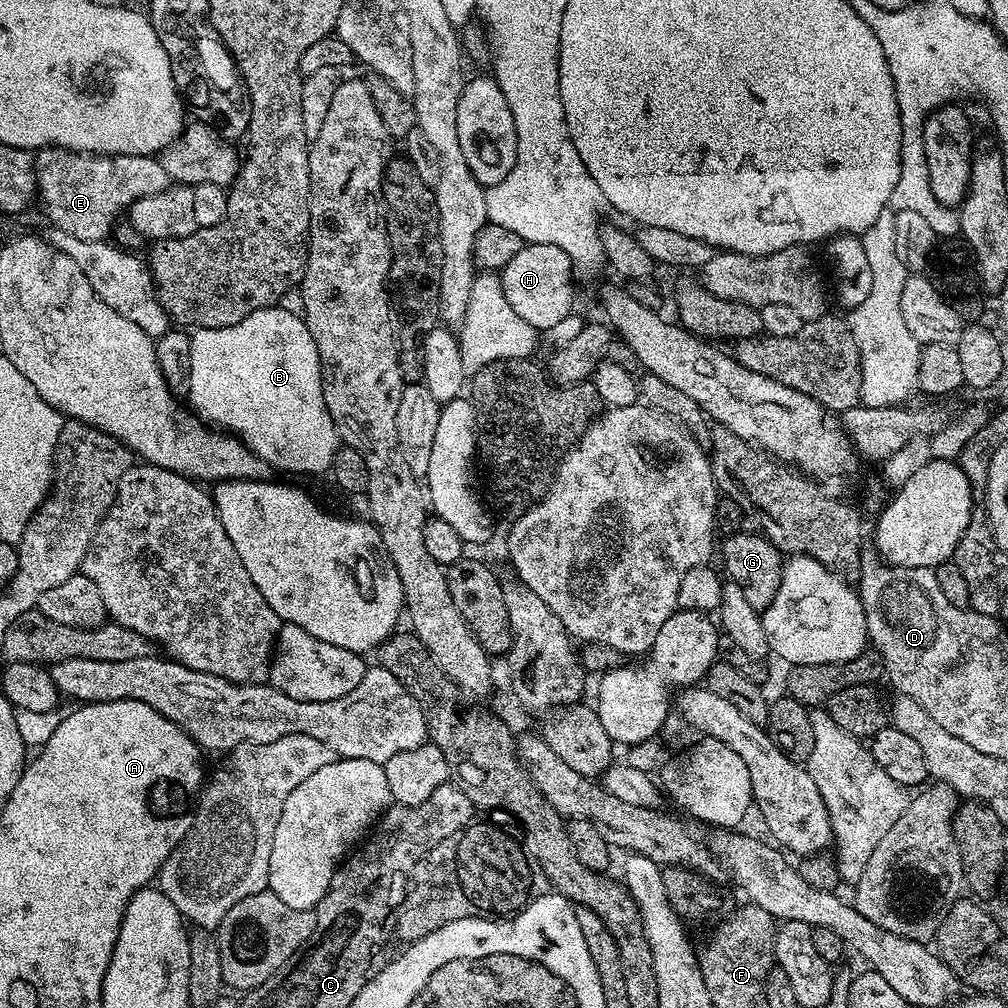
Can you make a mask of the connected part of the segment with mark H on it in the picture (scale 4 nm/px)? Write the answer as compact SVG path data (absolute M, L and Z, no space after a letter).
M527 244L501 269L500 281L506 302L538 332L550 328L573 313L576 276L572 259L558 246Z

